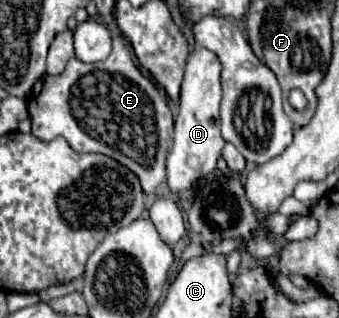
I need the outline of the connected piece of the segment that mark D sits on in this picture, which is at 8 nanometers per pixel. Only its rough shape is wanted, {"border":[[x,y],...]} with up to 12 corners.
{"border":[[186,61],[168,185],[182,197],[216,169],[222,65]]}

